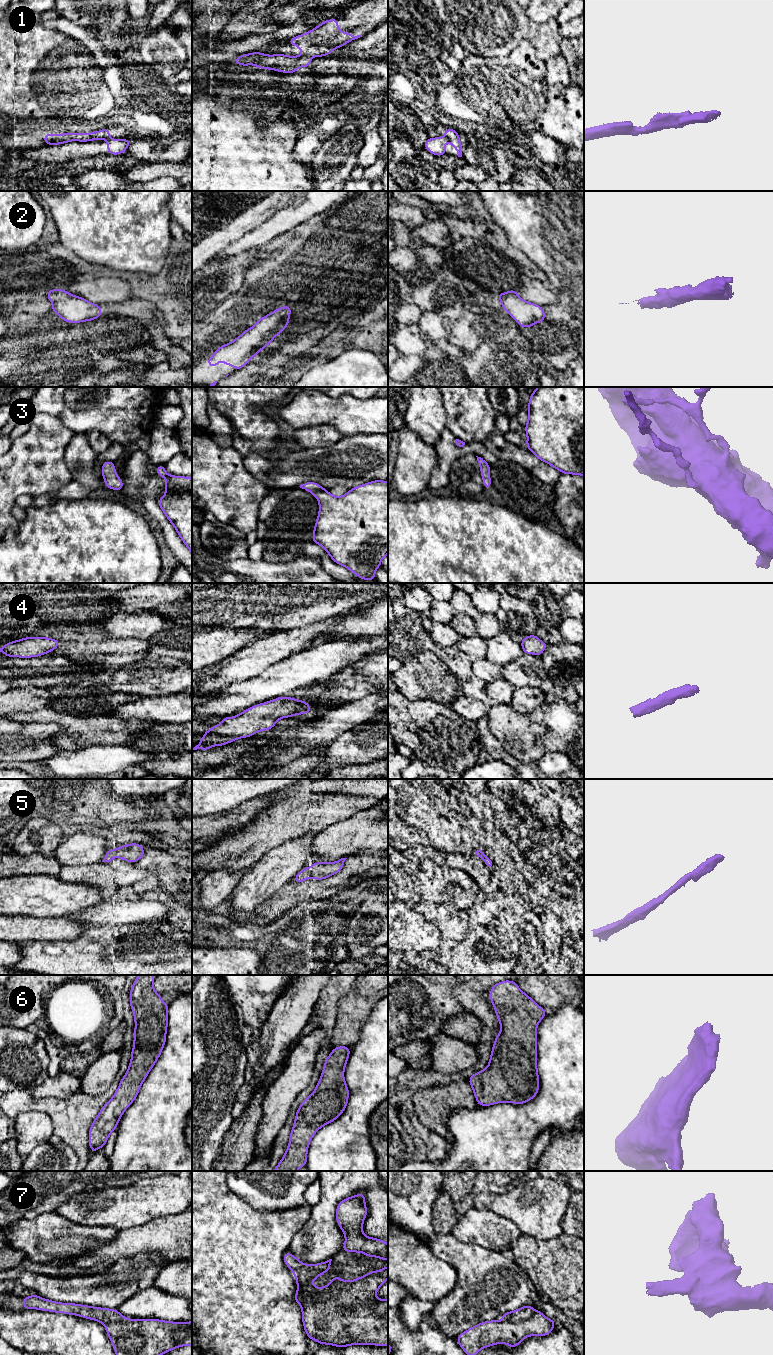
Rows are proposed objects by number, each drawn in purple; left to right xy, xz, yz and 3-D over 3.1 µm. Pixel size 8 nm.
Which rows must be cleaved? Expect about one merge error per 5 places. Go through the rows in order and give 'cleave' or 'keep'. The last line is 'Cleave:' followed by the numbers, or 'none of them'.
1: keep
2: keep
3: keep
4: keep
5: keep
6: keep
7: cleave
Cleave: 7

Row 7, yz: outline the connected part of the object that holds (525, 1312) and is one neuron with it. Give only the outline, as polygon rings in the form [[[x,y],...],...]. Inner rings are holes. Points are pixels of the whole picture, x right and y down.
[[[525,1305],[512,1312],[505,1312],[502,1314],[503,1321],[519,1322],[529,1319],[537,1310],[532,1306]]]

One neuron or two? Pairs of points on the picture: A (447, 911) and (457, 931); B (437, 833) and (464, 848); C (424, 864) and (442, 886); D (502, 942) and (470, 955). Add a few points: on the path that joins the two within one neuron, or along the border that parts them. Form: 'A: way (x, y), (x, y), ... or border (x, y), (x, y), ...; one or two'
A: way (447, 916), (453, 926); one
B: way (444, 834), (457, 841); one
C: way (427, 869), (437, 881); one
D: way (494, 950), (478, 955); one

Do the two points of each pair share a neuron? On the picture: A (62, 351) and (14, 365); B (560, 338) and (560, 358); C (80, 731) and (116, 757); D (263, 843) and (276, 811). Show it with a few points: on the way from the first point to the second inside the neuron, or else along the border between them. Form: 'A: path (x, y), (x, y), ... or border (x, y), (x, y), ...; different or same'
A: path (50, 363), (44, 369), (26, 369); same
B: path (560, 343), (560, 353); same
C: border (123, 743), (91, 745), (77, 749); different
D: path (263, 835), (263, 825), (269, 819); same

